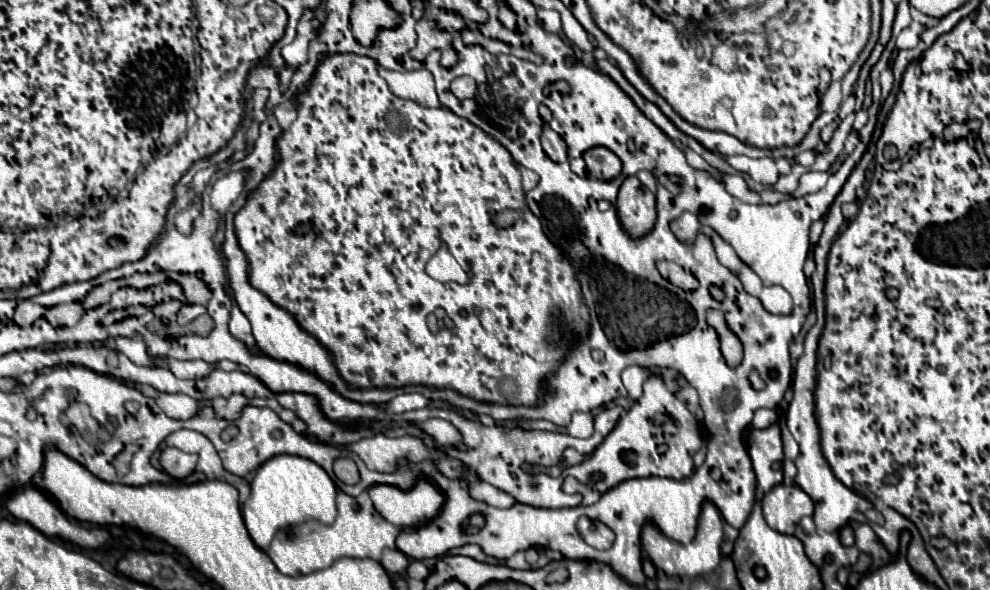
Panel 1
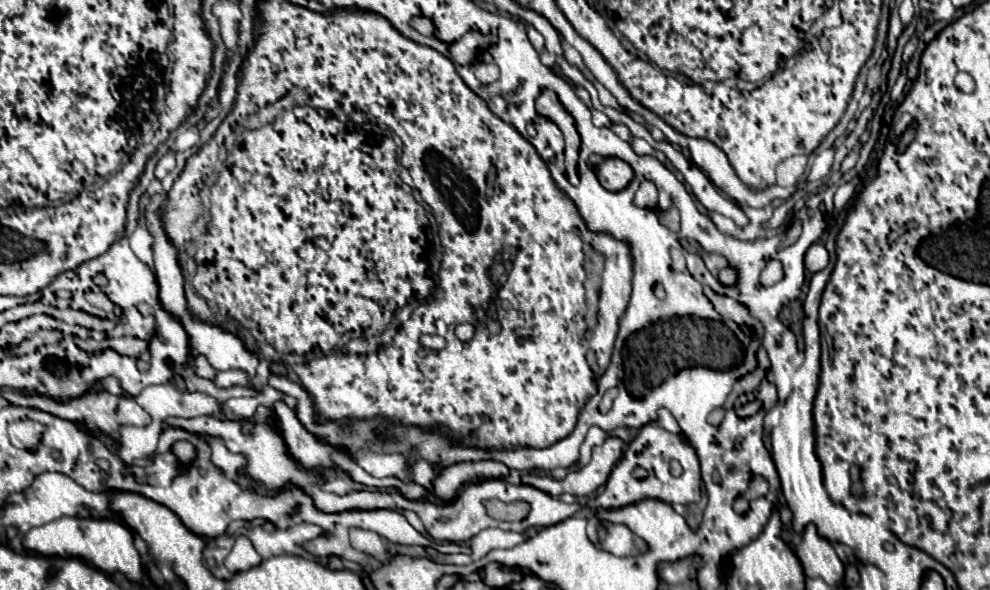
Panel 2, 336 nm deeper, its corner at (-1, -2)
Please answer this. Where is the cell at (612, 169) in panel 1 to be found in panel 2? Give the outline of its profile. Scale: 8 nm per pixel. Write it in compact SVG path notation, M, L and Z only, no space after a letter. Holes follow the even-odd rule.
M606 158L598 166L598 180L606 190L624 190L634 178L634 170L620 158Z

